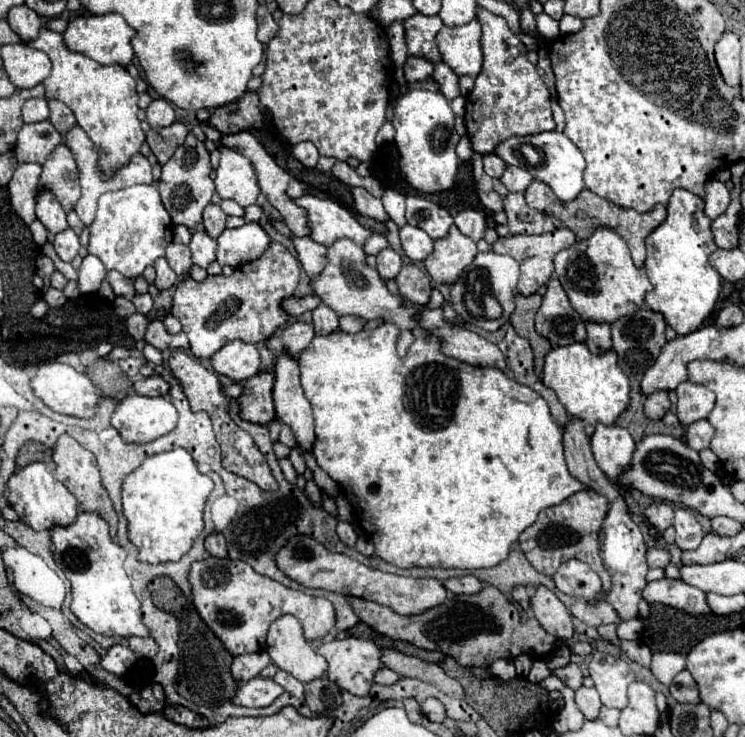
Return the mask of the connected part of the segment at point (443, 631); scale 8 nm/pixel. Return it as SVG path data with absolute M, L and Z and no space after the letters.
M485 585L475 595L451 595L441 605L431 607L419 615L407 615L407 617L401 617L383 605L359 597L349 597L349 603L355 615L365 625L379 631L381 635L409 641L421 649L441 651L453 657L463 667L487 667L497 659L513 659L519 653L533 653L533 651L535 655L541 657L555 647L553 635L549 635L535 619L521 621L521 629L519 629L517 607L507 597L503 601L503 593L497 591L493 585Z

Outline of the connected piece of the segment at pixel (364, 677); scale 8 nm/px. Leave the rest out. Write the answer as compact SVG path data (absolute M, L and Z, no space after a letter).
M345 637L317 647L329 663L327 677L343 691L365 697L373 683L375 671L381 667L381 649L367 639Z

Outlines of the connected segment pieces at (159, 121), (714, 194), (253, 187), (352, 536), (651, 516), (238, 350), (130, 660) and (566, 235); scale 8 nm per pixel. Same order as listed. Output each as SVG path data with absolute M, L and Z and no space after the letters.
M155 99L155 101L145 109L145 113L147 113L145 121L147 121L151 127L155 127L155 129L167 127L167 125L171 125L171 123L175 121L173 107L171 107L165 99Z
M711 179L705 183L705 215L709 219L717 219L721 213L725 213L727 205L729 205L729 189L717 181L717 179Z
M201 125L207 139L211 139L217 149L221 151L221 163L215 171L215 189L221 195L221 199L233 199L241 207L249 207L257 201L259 195L259 183L255 169L247 157L243 157L239 151L233 151L221 143L221 133L213 131L209 125Z
M339 521L337 523L337 535L339 539L347 545L347 547L355 547L355 541L357 541L357 533L353 531L353 527L345 521Z
M651 503L645 509L645 519L657 529L657 531L665 531L667 527L673 525L673 507L667 503Z
M231 341L211 357L211 365L217 375L225 375L239 383L259 373L259 349L251 343Z
M113 645L101 659L101 667L113 675L123 675L135 663L135 653L125 645Z
M553 229L551 233L541 233L535 237L529 235L505 235L499 237L499 241L493 245L495 253L513 257L521 267L521 279L517 283L517 293L521 295L533 295L541 285L545 285L553 273L553 257L575 243L575 235L571 229Z

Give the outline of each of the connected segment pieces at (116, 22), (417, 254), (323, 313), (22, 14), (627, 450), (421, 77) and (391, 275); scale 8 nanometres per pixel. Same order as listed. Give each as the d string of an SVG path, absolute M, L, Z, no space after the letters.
M107 13L107 15L75 17L67 25L67 29L63 33L63 41L65 41L65 47L69 51L87 55L101 65L111 65L111 63L129 65L133 61L133 49L131 49L131 37L133 35L135 35L135 31L127 25L127 21L121 15Z
M401 227L401 245L411 261L423 261L433 251L433 239L419 227Z
M321 303L317 309L313 309L313 325L315 325L317 335L333 333L339 327L339 315Z
M19 5L19 7L13 7L9 11L9 17L7 17L9 25L13 27L13 31L23 39L23 41L29 41L29 39L35 39L41 31L41 19L39 15L29 9L27 5Z
M597 423L591 437L591 449L599 469L609 477L609 481L617 481L619 473L623 473L631 463L635 441L629 431L619 425Z
M411 55L411 57L407 59L403 71L405 71L407 83L413 83L413 81L425 81L425 79L429 79L431 73L433 73L433 63L429 63L427 59L413 57L413 55Z
M389 247L377 255L377 271L379 271L379 275L383 279L395 279L399 269L401 269L401 265L403 265L401 257Z

